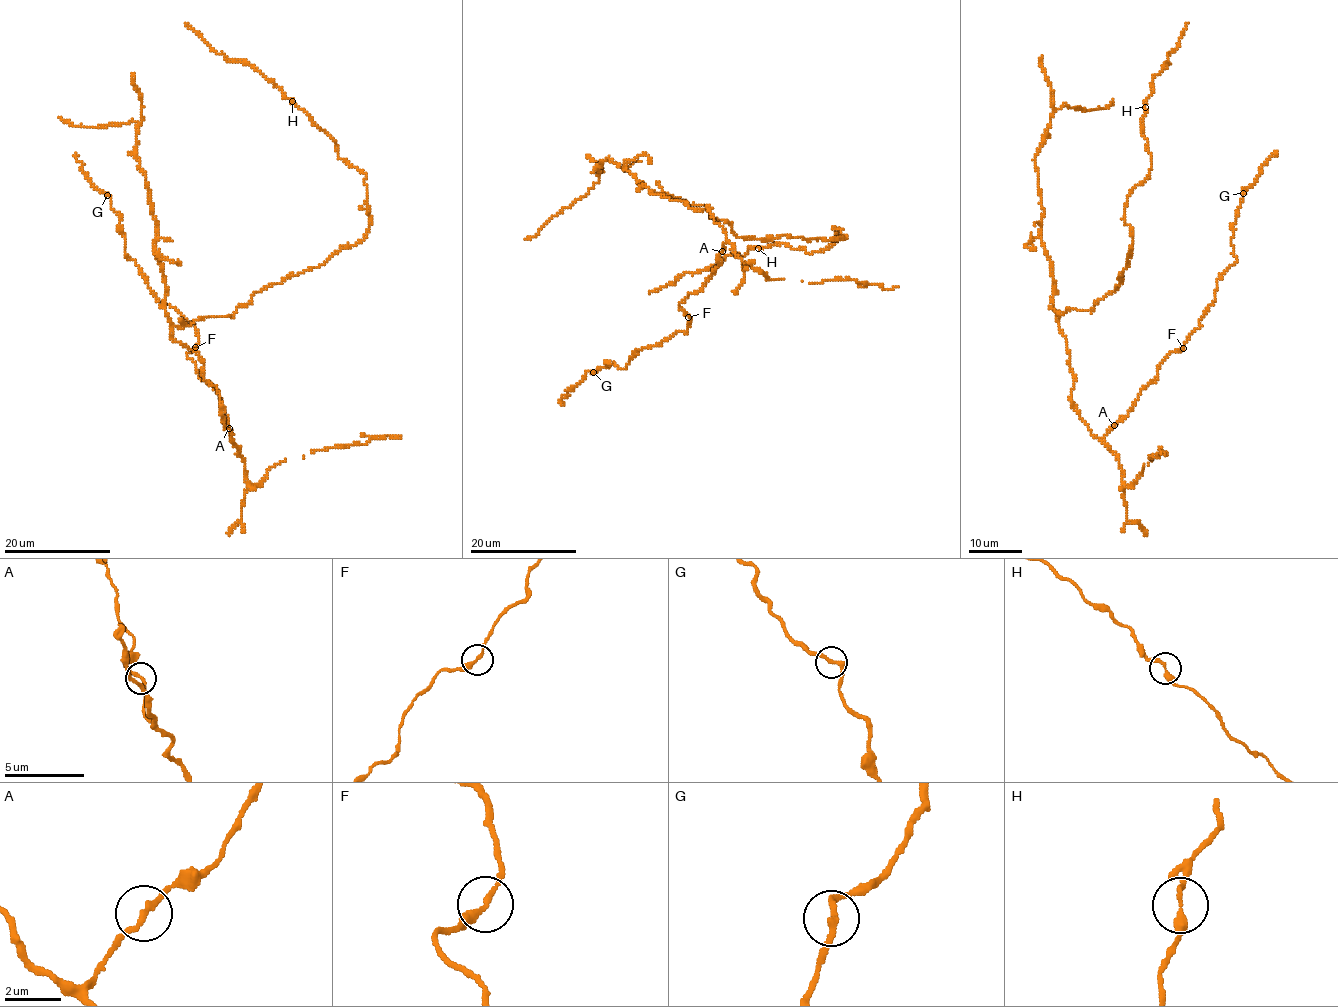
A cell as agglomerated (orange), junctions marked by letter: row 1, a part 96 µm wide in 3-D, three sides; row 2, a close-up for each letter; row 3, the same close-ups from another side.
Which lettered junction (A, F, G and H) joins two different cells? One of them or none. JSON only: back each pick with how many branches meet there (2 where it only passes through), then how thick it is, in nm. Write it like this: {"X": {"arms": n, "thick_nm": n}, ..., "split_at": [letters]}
{"split_at": []}

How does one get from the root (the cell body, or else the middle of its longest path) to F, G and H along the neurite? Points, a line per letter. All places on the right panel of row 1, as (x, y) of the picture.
F: (1058, 314), (1074, 376), (1071, 404), (1100, 438), (1128, 414), (1170, 352), (1183, 348)
G: (1058, 314), (1071, 404), (1102, 438), (1200, 326), (1216, 281), (1236, 260), (1243, 193)
H: (1058, 314), (1090, 311), (1120, 285), (1133, 243), (1127, 198), (1152, 163), (1142, 133), (1145, 107)

